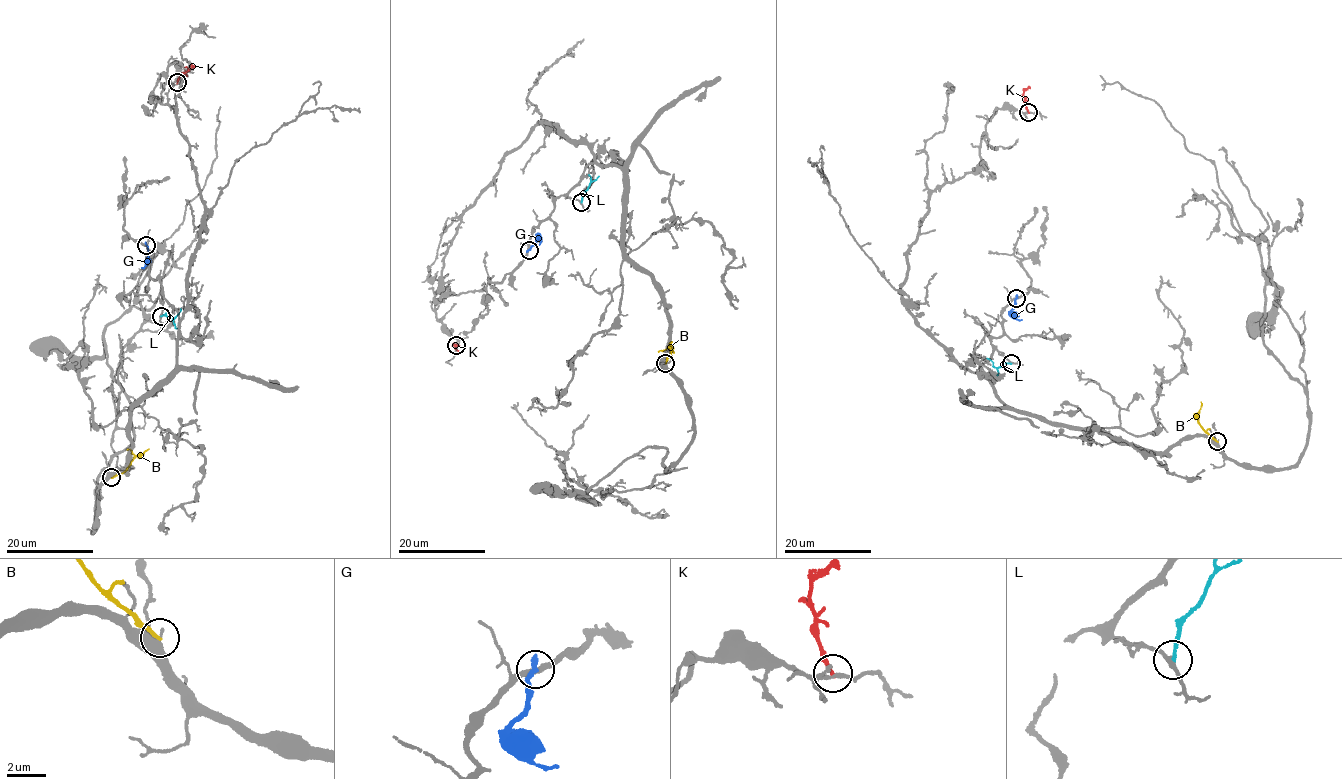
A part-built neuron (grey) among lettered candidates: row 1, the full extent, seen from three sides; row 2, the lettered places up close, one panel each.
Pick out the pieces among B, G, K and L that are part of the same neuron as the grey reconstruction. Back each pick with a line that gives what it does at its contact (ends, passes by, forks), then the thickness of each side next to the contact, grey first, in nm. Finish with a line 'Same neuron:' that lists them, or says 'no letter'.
Same neuron: no letter

